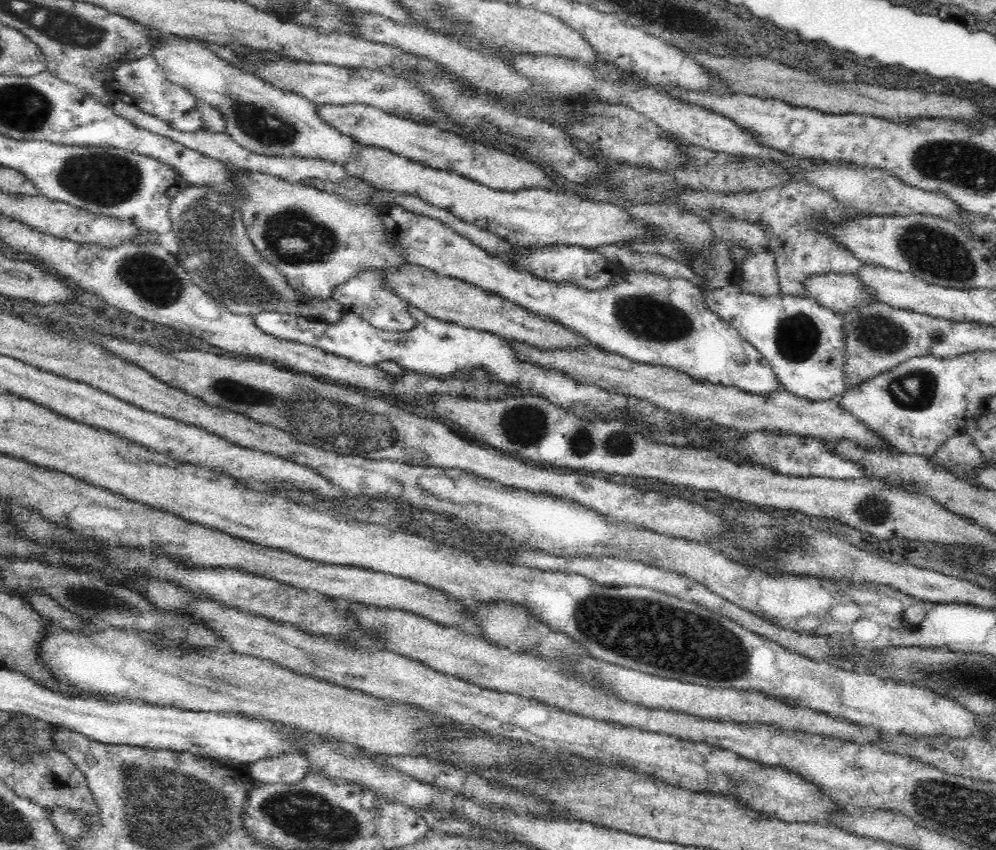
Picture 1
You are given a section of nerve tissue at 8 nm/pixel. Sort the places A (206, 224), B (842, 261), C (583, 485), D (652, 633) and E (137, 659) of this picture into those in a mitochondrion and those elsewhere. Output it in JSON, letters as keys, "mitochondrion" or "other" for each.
{"A":"mitochondrion","B":"other","C":"other","D":"mitochondrion","E":"other"}

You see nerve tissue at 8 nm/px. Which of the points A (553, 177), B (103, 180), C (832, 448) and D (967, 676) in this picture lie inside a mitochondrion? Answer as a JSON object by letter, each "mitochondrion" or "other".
{"A":"other","B":"mitochondrion","C":"other","D":"mitochondrion"}

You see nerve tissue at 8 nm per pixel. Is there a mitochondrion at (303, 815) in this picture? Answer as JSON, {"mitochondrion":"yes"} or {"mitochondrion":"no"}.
{"mitochondrion":"yes"}

